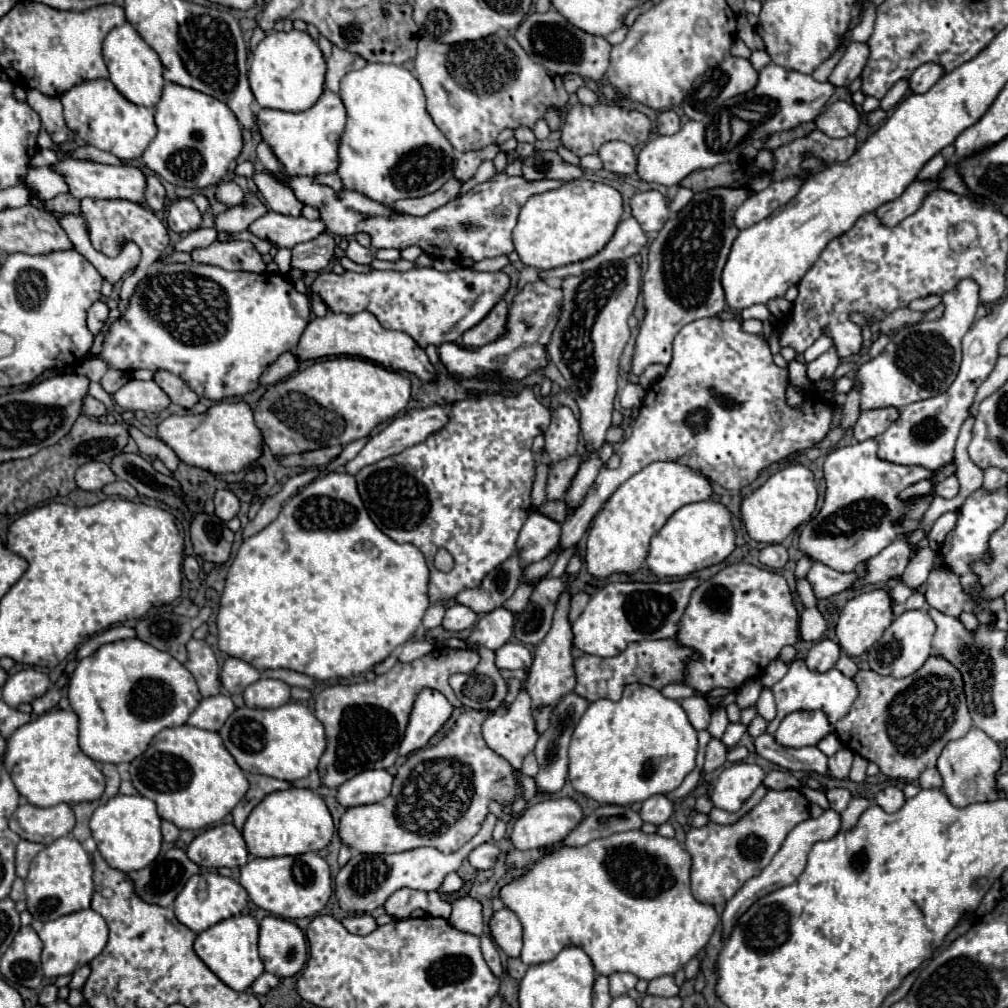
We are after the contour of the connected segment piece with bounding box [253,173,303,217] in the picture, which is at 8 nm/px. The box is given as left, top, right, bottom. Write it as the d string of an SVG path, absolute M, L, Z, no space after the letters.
M255 173L253 175L261 197L267 201L267 207L275 213L283 213L283 215L291 215L291 217L301 217L303 211L303 203L293 195L293 189L287 185L277 183L275 179L271 179L265 173Z

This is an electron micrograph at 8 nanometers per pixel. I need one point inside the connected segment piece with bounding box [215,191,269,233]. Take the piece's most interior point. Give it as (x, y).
(238, 218)

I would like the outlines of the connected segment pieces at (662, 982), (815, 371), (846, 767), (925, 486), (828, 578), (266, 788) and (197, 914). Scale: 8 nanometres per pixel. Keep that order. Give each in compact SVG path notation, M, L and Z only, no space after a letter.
M657 977L657 979L649 981L647 993L659 995L659 997L675 997L679 993L679 987L675 985L673 977Z
M831 347L829 351L825 351L825 355L817 357L811 363L807 363L807 375L809 375L811 381L817 381L821 377L827 379L827 377L831 377L835 373L839 363L841 363L841 357L837 355L837 349Z
M841 749L837 751L833 757L829 757L829 775L825 775L827 779L847 779L849 771L851 771L851 763L853 763L853 753L849 749Z
M919 481L919 483L911 485L911 487L907 487L907 489L901 493L901 497L903 497L903 499L909 499L909 497L917 497L917 495L927 495L927 493L931 493L931 491L933 491L933 485L931 485L929 481Z
M813 563L807 573L807 581L811 583L817 599L827 599L841 593L843 589L849 589L859 577L863 577L861 569L855 569L853 573L839 573L831 567L825 567L823 563Z
M247 775L249 779L249 791L247 795L237 803L237 807L233 809L233 825L237 829L243 827L247 815L251 813L251 809L267 795L267 793L273 793L273 791L279 791L279 789L287 789L289 783L287 781L279 781L279 779L273 779L273 777L267 777L267 775Z
M199 873L199 875L193 875L185 883L185 887L177 895L173 907L175 907L177 919L183 925L187 925L195 933L201 933L223 919L239 915L247 907L247 899L249 899L247 891L235 879L219 875L219 873Z

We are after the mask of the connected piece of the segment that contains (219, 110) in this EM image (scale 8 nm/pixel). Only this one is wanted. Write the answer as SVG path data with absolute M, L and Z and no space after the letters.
M165 83L155 111L155 125L157 137L149 143L141 159L161 179L179 187L203 189L217 185L241 153L241 125L231 109L215 97L183 85Z

